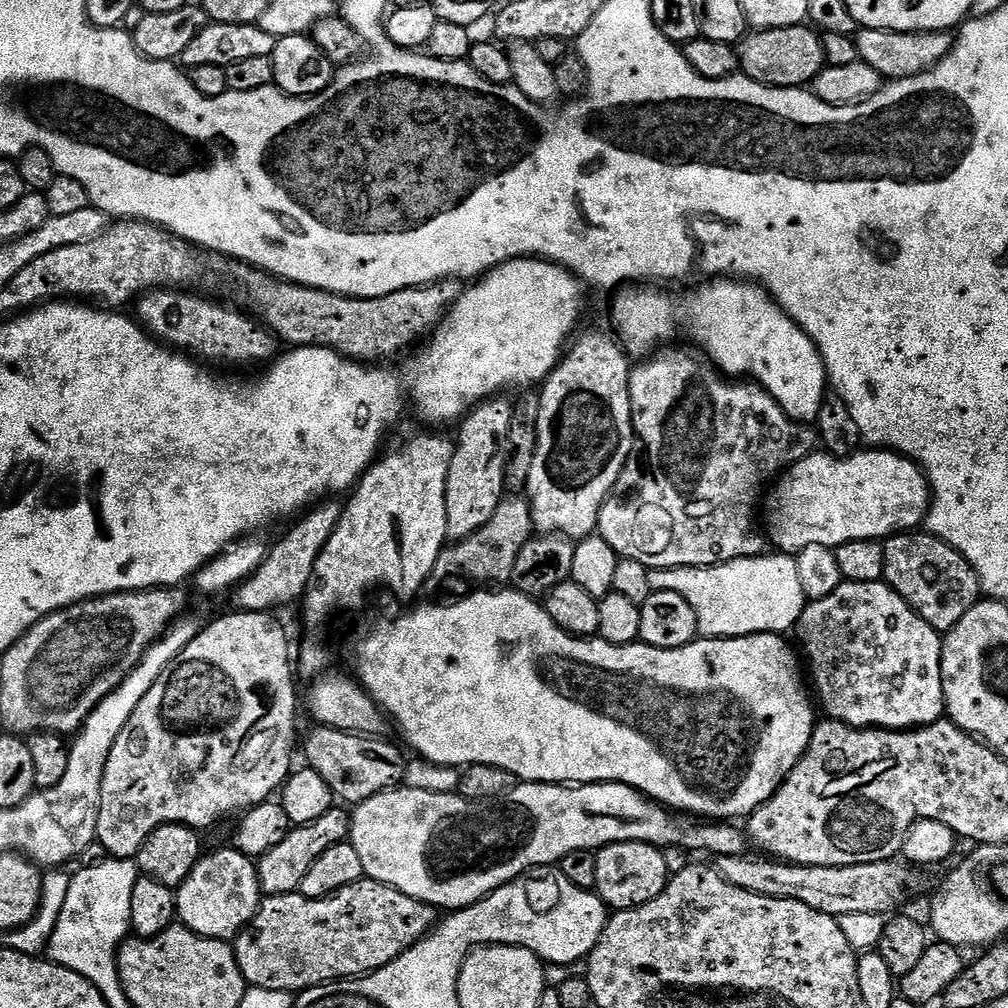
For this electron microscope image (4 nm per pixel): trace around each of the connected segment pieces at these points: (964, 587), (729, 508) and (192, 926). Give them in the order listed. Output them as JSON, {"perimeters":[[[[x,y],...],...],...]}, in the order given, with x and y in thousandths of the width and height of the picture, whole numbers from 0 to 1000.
{"perimeters":[[[[917,526],[886,530],[876,537],[876,578],[885,582],[923,622],[934,629],[941,625],[974,591],[972,570],[950,546]]],[[[659,343],[646,355],[626,366],[623,374],[623,386],[625,387],[625,399],[627,400],[627,428],[630,436],[639,443],[639,453],[635,460],[631,454],[624,455],[619,461],[613,478],[607,483],[607,489],[599,496],[595,507],[593,530],[605,542],[609,542],[612,552],[637,558],[644,565],[652,563],[706,563],[709,560],[719,560],[725,556],[736,554],[748,554],[759,551],[760,536],[757,531],[749,532],[746,529],[746,519],[750,516],[750,499],[755,499],[756,489],[763,478],[769,477],[779,466],[786,463],[796,454],[805,452],[812,440],[812,430],[809,424],[793,417],[785,417],[774,406],[774,401],[762,390],[757,383],[749,379],[727,379],[723,374],[715,371],[693,348],[682,349],[679,345],[667,345],[671,343]]],[[[233,839],[199,848],[188,867],[174,882],[175,908],[178,916],[192,927],[209,933],[233,934],[238,924],[258,902],[260,886],[254,866],[255,854],[240,847]]]]}

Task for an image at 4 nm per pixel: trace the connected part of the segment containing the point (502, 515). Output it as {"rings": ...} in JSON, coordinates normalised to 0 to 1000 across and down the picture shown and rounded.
{"rings":[[[519,491],[497,496],[490,514],[461,536],[445,539],[435,550],[435,558],[427,572],[428,578],[440,579],[443,575],[500,575],[507,576],[510,558],[514,558],[514,546],[530,531],[528,504]]]}

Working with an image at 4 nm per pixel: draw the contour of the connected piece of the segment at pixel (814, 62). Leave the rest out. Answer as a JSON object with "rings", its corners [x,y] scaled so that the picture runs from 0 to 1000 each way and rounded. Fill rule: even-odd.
{"rings":[[[798,24],[779,28],[756,28],[743,31],[729,45],[733,70],[748,81],[762,87],[798,87],[805,84],[810,75],[819,66],[817,41],[814,33]]]}

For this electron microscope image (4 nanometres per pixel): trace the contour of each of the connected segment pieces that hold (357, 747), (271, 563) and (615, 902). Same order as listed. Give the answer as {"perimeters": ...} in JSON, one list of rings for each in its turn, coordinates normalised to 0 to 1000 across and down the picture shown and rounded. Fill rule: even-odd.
{"perimeters":[[[[311,721],[306,735],[302,738],[302,750],[305,761],[319,768],[327,780],[330,791],[346,794],[349,800],[386,785],[398,777],[401,770],[401,750],[381,732],[347,730],[330,722]]],[[[321,498],[311,503],[305,511],[298,514],[303,516],[295,515],[289,521],[291,524],[283,530],[279,540],[274,540],[271,544],[269,541],[256,565],[249,567],[233,584],[233,602],[237,606],[269,608],[274,605],[270,603],[282,603],[293,595],[295,598],[301,592],[308,577],[308,569],[312,565],[312,558],[315,558],[315,550],[319,550],[323,538],[327,538],[327,530],[331,530],[337,517],[338,501],[325,499]]],[[[637,835],[602,837],[600,841],[590,846],[589,884],[591,888],[607,903],[632,901],[653,891],[653,887],[657,887],[665,872],[663,853],[659,849],[662,848],[647,837]]]]}

